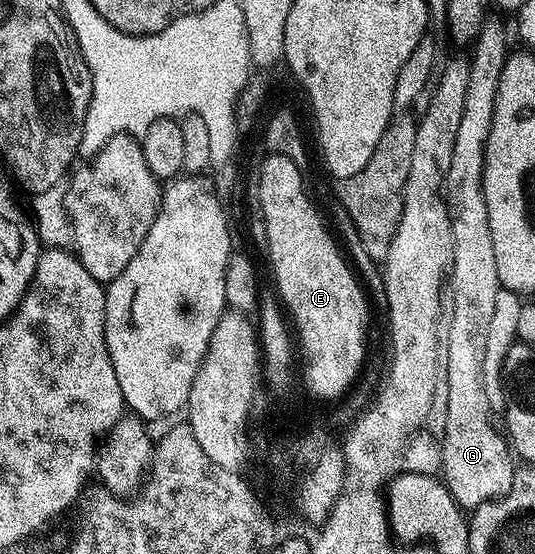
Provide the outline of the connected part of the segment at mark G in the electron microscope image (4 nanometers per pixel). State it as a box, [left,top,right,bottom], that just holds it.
[441,17,515,509]

